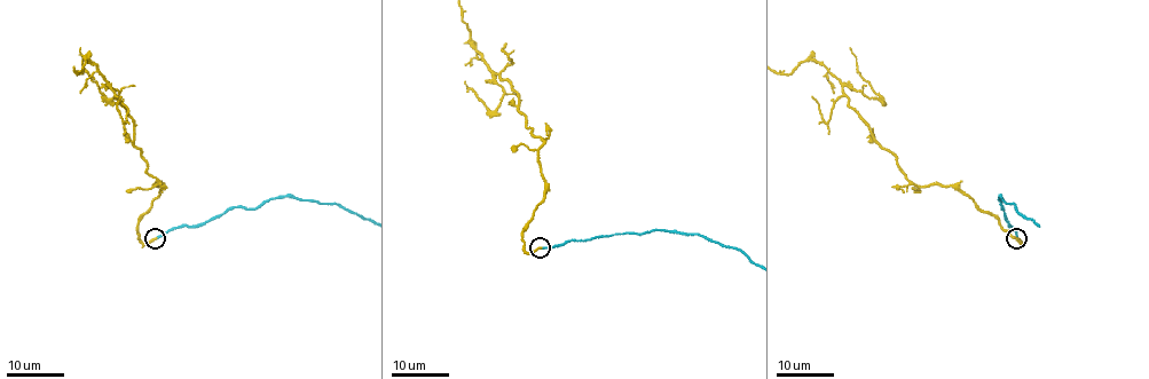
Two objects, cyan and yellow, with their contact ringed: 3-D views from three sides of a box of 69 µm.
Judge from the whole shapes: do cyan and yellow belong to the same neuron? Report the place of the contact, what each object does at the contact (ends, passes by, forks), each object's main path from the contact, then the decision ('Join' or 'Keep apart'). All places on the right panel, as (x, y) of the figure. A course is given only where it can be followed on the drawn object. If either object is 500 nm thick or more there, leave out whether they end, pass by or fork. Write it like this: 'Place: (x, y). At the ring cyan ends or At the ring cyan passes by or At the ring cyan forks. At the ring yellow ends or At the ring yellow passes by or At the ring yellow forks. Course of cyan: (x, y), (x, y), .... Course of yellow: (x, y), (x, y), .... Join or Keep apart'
Place: (1016, 238). At the ring cyan ends. At the ring yellow ends. Course of yellow: (1016, 238), (953, 187), (910, 181), (818, 61), (778, 74). Join

